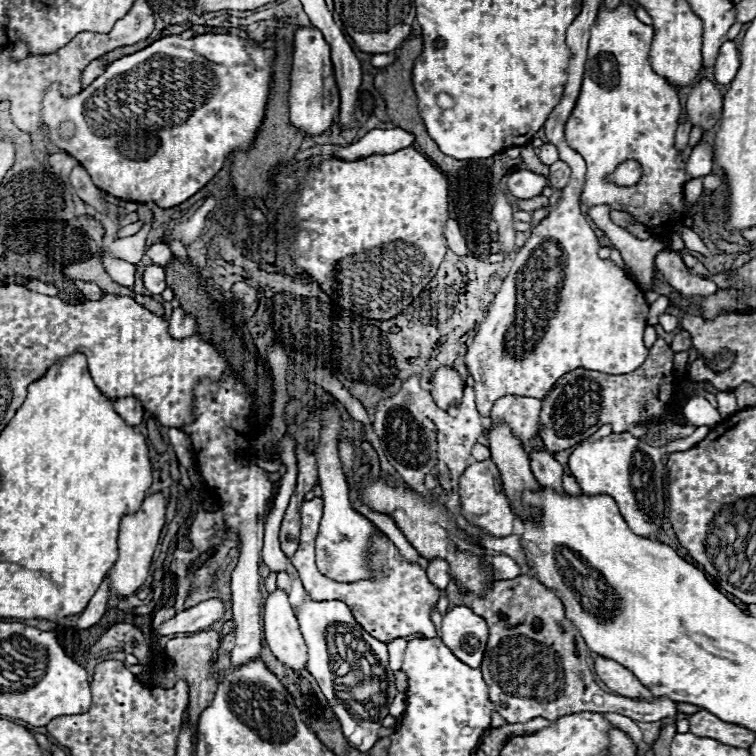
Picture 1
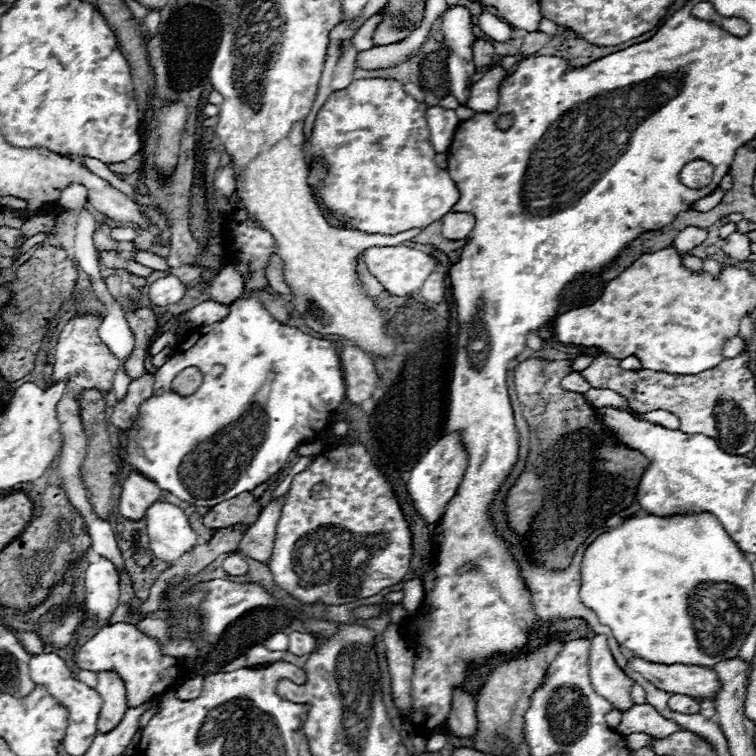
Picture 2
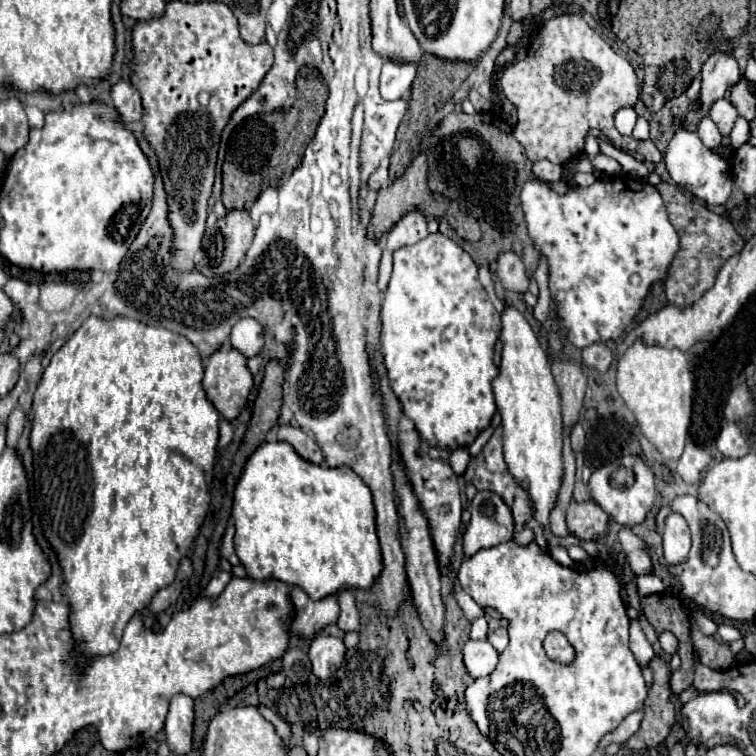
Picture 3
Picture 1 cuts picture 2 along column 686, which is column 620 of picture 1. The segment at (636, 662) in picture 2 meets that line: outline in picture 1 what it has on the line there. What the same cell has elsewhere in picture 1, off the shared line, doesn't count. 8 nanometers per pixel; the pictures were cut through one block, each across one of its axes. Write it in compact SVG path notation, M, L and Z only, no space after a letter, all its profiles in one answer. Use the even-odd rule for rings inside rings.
M600 656L596 658L594 668L600 680L616 694L634 700L656 700L656 696L652 696L652 692L648 692L648 688L644 688L644 684L640 684L640 680L636 680L636 676L632 676L632 672L628 672L618 662Z

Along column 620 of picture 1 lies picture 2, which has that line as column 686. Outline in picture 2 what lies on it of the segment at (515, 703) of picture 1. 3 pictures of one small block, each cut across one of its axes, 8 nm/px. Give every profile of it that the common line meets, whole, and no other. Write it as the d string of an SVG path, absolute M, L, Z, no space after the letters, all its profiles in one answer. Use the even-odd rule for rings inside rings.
M672 696L668 700L668 708L682 712L682 714L696 714L700 710L700 702L690 696Z

